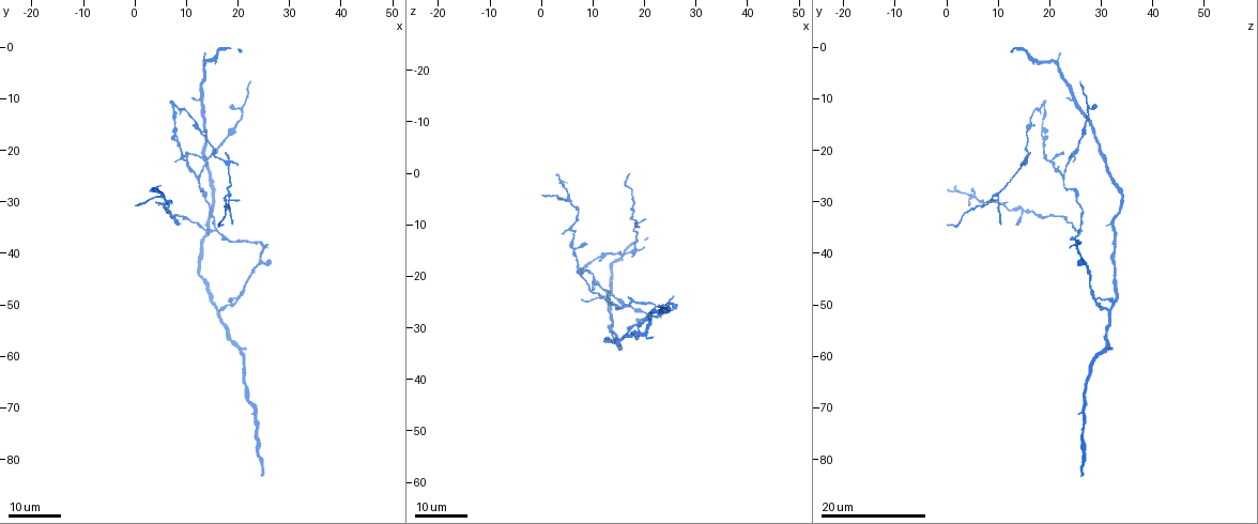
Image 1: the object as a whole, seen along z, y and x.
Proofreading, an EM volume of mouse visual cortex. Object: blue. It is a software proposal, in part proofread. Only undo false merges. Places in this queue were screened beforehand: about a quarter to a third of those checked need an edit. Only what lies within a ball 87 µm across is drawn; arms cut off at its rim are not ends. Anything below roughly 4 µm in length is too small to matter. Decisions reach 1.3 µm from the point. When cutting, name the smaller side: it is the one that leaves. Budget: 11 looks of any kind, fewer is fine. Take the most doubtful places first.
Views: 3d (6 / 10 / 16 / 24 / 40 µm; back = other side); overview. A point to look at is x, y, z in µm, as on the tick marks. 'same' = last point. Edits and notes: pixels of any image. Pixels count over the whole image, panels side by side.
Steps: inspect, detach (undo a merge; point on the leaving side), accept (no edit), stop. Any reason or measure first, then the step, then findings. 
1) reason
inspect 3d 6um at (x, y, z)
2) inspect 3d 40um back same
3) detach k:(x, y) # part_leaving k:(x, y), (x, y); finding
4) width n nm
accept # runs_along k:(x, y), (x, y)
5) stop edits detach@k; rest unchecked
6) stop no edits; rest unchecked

arms part here
inspect 3d 16um at (15.5, 35.5, 26.5)

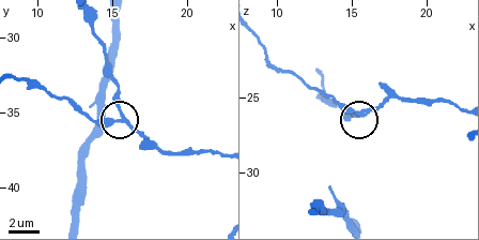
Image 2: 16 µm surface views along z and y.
inspect 3d 6um at (15.6, 35.4, 26.0)

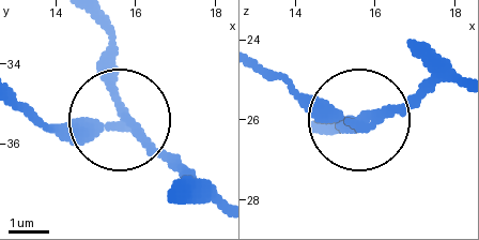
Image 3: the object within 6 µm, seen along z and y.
width 220 nm
accept # runs_along 3:(451, 83), (339, 124), (271, 73); continuous, no second neuron

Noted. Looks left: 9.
side arm on a straight run
inspect 3d 16um at (7.5, 12.0, 19.0)

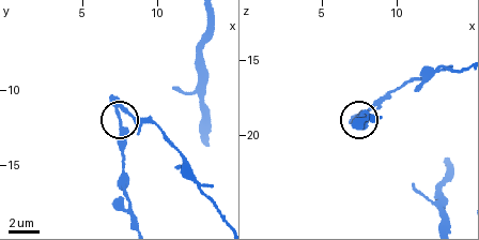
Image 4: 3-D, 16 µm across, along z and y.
inspect 3d 10um same

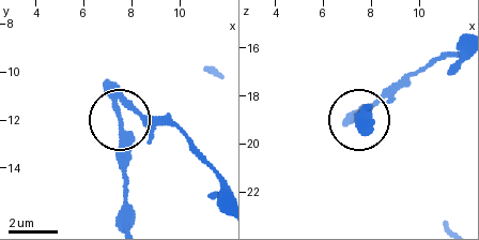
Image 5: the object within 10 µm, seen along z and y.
detach 5:(140, 116) # a second neuron is stuck on

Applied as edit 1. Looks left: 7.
redraw
inspect overview

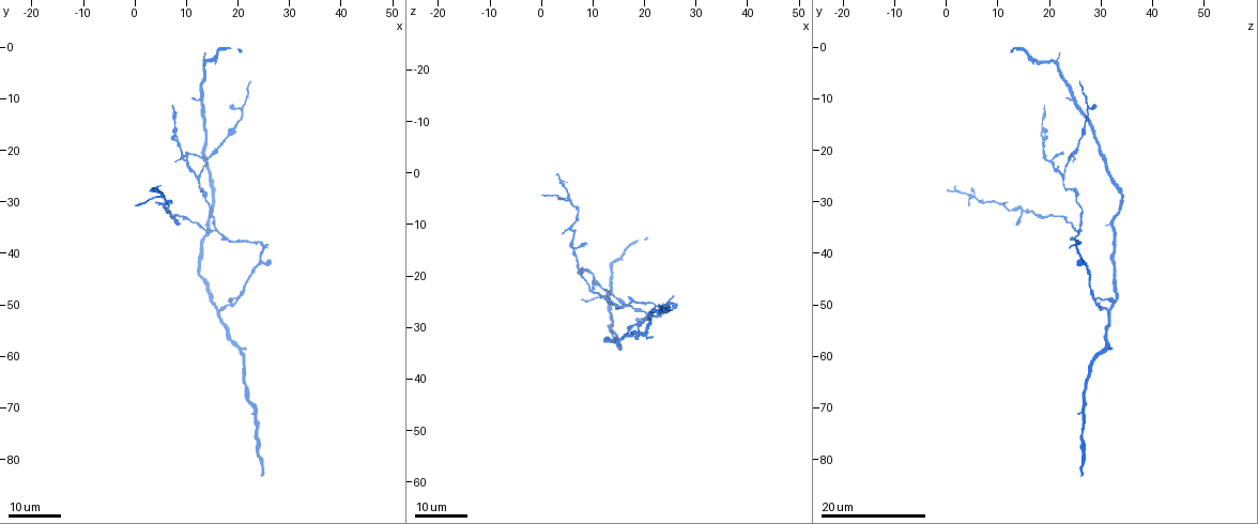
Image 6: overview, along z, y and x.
three-way junction
inspect 3d 24um at (8.5, 17.0, 18.0)

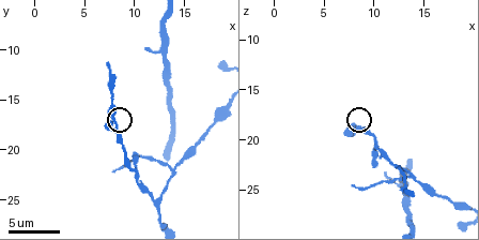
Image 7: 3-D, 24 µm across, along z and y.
closer look
inspect 3d 10um at (8.2, 17.4, 18.6)

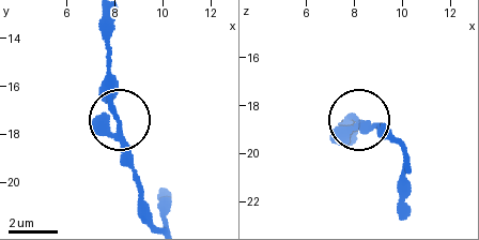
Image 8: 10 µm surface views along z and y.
arms 3
accept # runs_along 8:(152, 221), (113, 104), (107, 63); continuous, no second neuron

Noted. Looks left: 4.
four or more arms meet
inspect 3d 16um at (5.0, 29.0, 5.0)

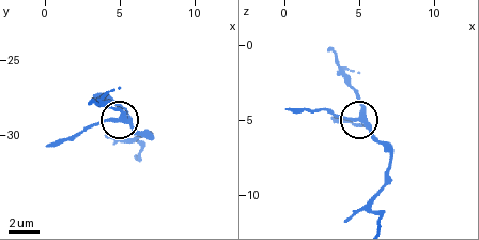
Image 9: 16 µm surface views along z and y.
inspect 3d 6um same

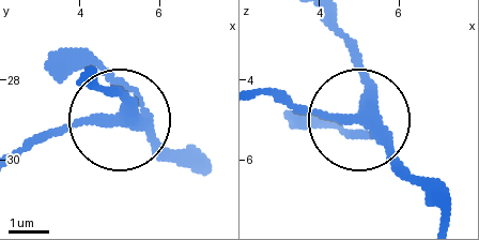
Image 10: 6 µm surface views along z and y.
width 310 nm
accept # continuous, no second neuron

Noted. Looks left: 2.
sudden change in width
inspect 3d 24um at (20.5, 37.5, 25.5)

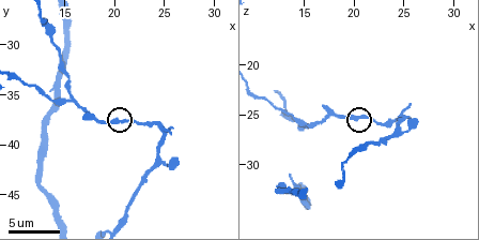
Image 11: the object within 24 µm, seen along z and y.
inspect 3d 10um at (21.2, 37.6, 25.4)

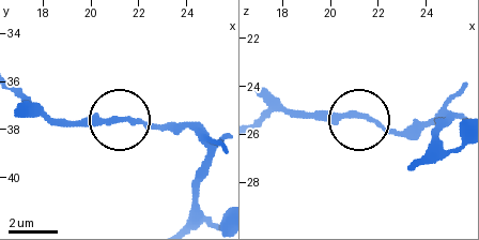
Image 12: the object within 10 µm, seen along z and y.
accept # runs_along 12:(190, 213), (206, 160), (194, 136), (126, 117), (55, 123); continuous, no second neuron

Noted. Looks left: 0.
stop edits detach@5; rest unchecked

